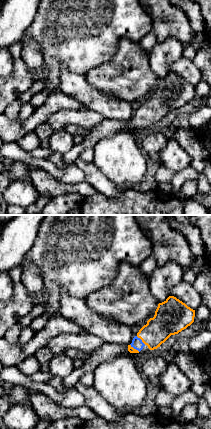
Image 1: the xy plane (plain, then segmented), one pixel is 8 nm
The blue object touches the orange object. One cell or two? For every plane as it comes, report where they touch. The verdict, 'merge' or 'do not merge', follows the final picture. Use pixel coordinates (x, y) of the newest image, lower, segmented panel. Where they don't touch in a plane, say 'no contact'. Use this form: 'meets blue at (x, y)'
meets blue at (141, 340)

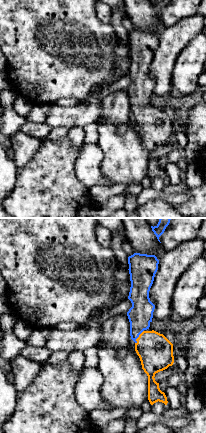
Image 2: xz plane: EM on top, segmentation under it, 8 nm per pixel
meets blue at (138, 336)

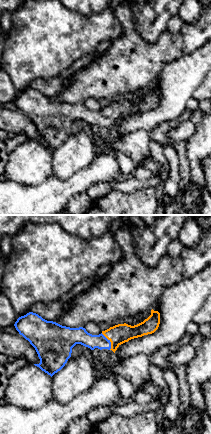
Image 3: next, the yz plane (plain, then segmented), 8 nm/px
meets blue at (109, 341)

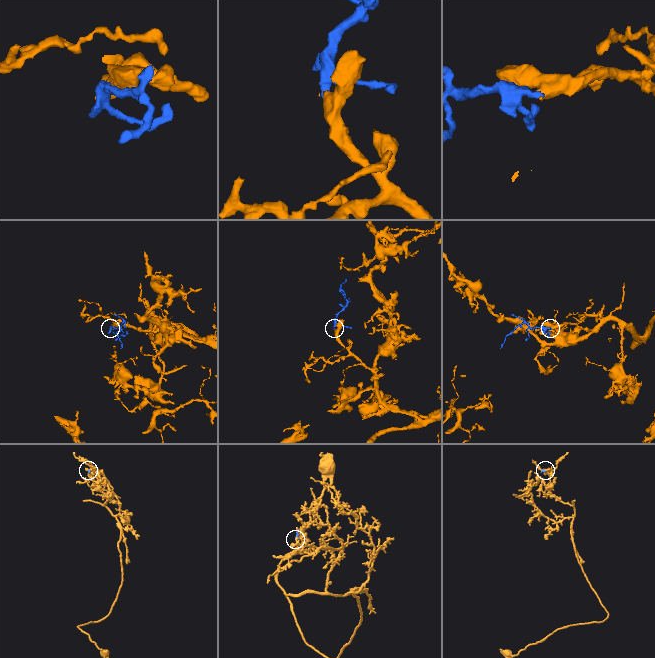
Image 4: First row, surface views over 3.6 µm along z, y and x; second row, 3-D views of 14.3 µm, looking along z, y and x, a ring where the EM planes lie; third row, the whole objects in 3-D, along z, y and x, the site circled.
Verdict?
merge

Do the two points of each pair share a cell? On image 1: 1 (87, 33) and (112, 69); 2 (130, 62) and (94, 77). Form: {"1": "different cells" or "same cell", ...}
{"1": "different cells", "2": "same cell"}

